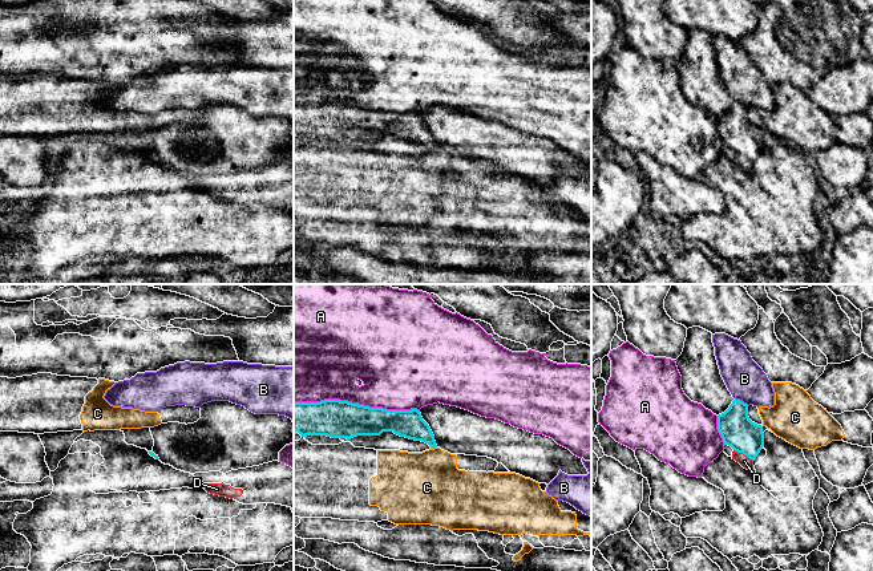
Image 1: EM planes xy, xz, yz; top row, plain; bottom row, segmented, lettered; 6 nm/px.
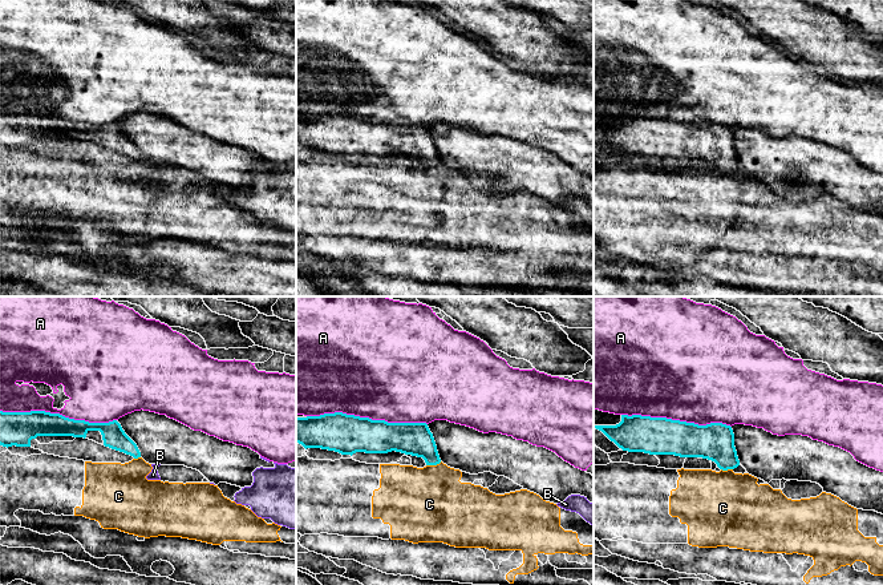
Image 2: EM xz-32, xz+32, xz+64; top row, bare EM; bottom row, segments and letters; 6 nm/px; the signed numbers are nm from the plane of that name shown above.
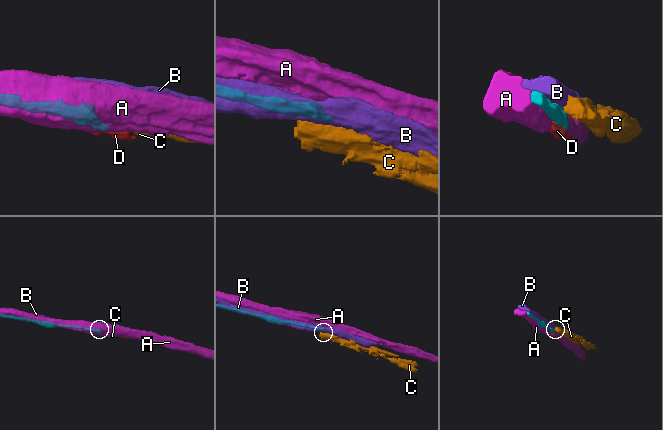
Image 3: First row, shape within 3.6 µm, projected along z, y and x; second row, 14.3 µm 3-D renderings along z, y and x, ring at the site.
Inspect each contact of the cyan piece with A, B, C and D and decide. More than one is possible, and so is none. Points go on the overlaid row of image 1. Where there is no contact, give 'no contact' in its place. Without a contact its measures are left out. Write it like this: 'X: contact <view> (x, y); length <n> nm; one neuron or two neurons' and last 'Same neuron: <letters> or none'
A: contact xz (356, 404); length 750 nm; two neurons
B: contact yz (742, 401); length 100 nm; two neurons
C: contact xz (433, 448); length 40 nm; two neurons
D: contact yz (743, 453); length 140 nm; one neuron
Same neuron: D

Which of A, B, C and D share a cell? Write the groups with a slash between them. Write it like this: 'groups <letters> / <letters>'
groups A / B / C / D

